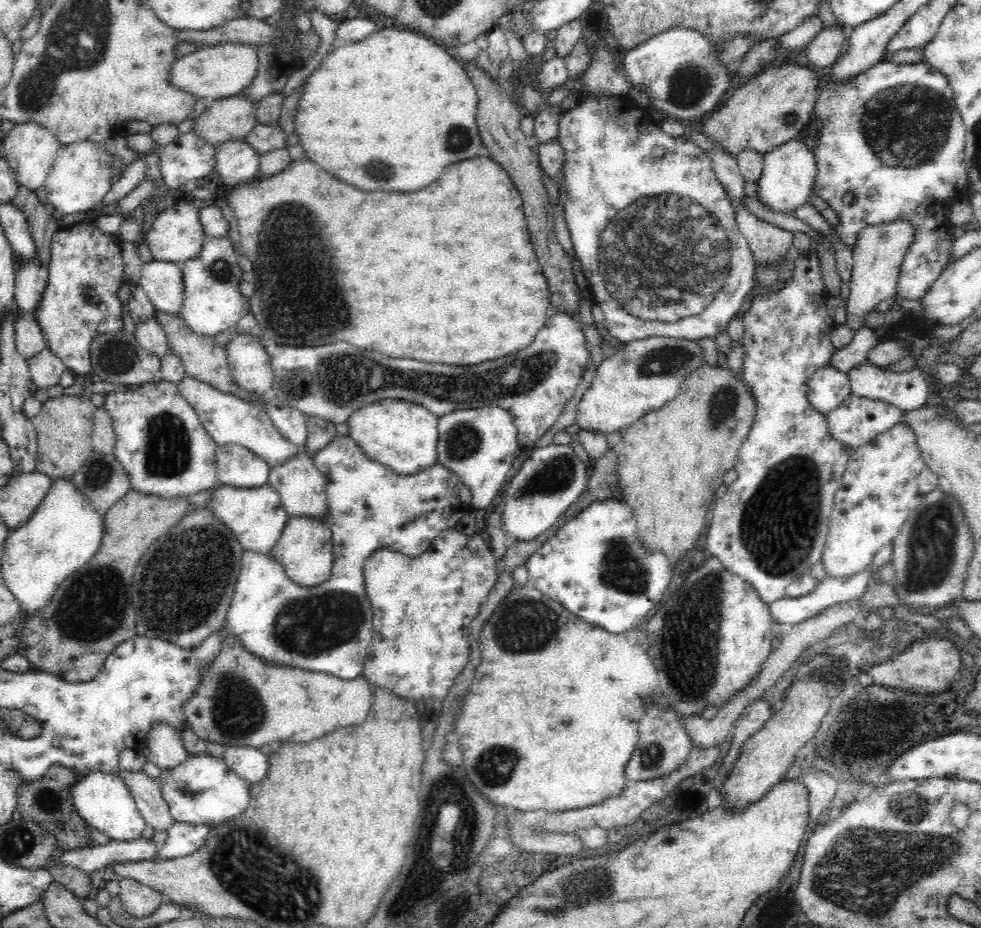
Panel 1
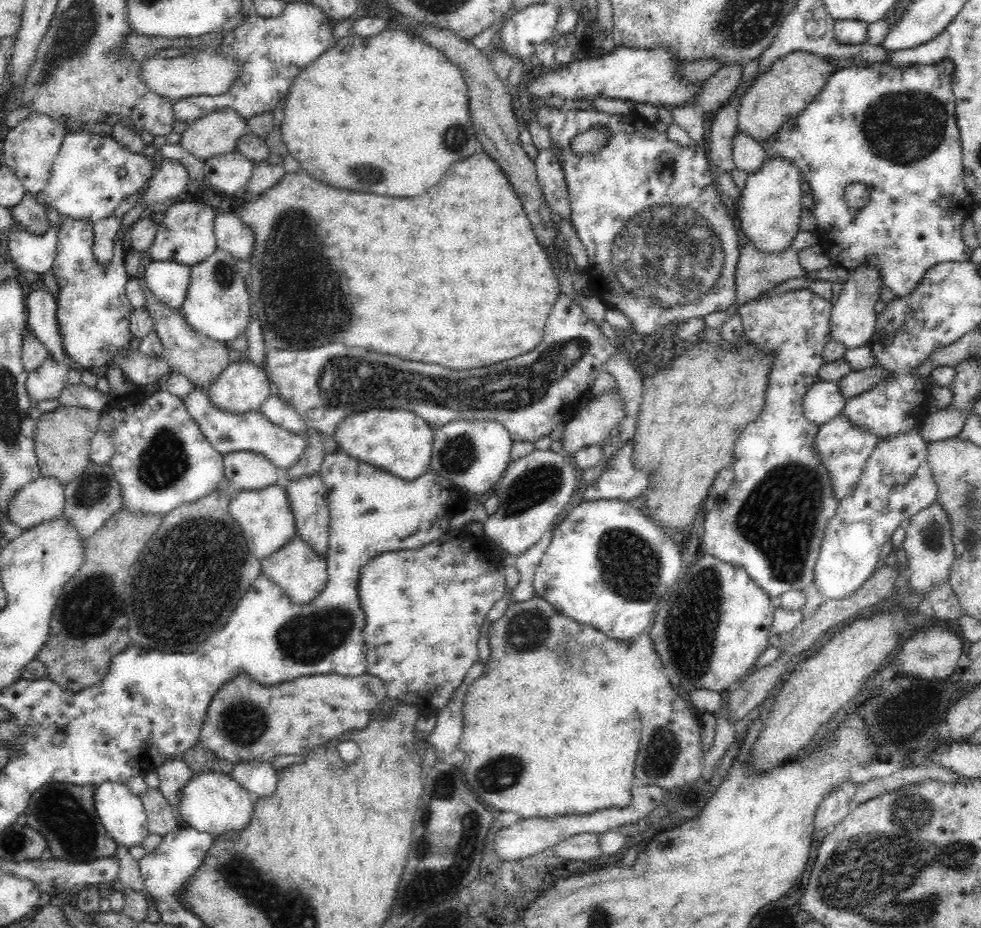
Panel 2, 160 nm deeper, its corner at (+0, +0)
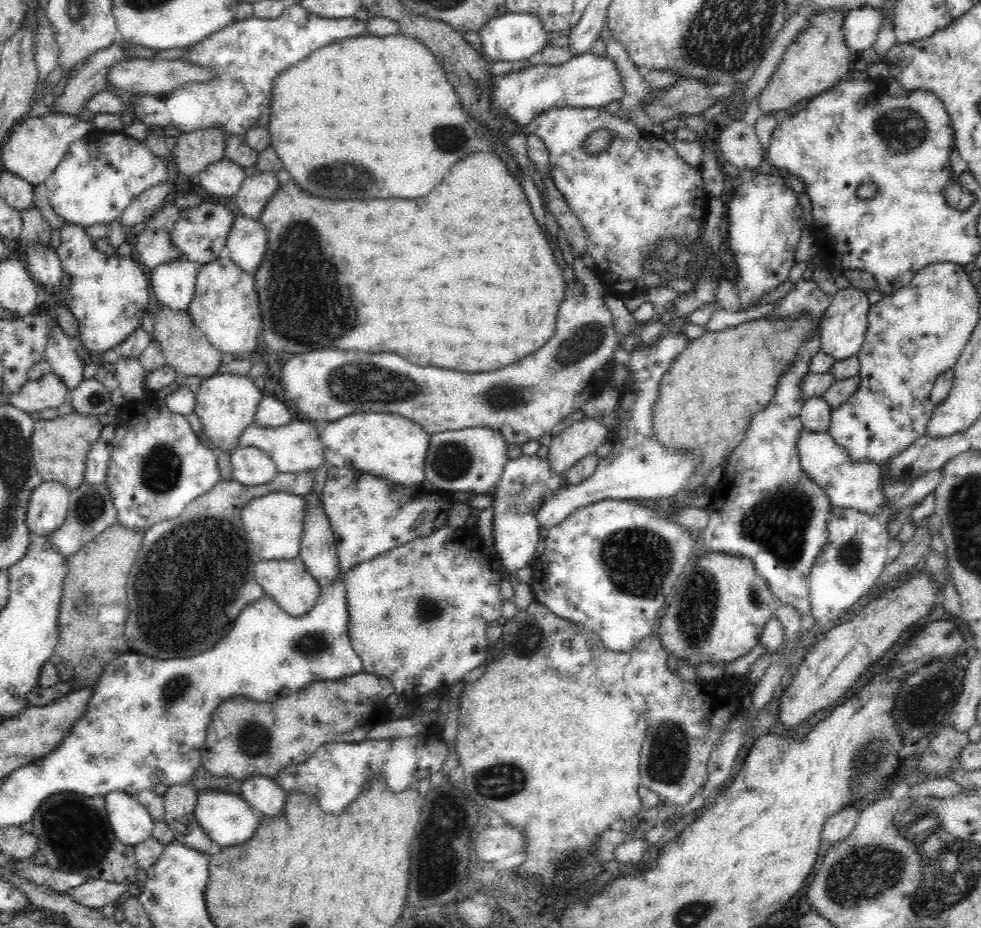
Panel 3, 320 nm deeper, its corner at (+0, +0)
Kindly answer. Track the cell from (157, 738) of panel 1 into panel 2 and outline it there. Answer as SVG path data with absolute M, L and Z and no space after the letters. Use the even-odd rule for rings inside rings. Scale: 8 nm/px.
M170 759L164 761L158 768L157 774L159 776L159 791L166 797L168 806L172 807L172 813L176 817L176 824L178 828L186 829L189 824L183 819L179 809L179 796L181 790L189 783L193 777L192 769L184 761L178 759Z

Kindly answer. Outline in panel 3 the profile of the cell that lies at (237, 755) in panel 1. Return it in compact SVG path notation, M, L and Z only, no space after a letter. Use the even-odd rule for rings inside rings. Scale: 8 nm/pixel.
M262 776L246 779L241 794L246 803L264 817L275 819L283 813L287 792L274 779Z

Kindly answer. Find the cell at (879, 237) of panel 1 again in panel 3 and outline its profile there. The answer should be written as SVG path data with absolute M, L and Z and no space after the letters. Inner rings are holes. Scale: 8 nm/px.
M854 287L840 289L832 298L818 328L819 350L828 353L835 361L841 361L857 354L862 346L868 322L868 296L866 292Z

